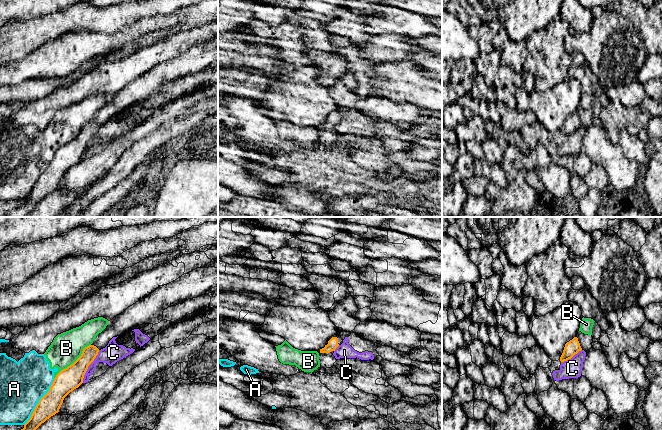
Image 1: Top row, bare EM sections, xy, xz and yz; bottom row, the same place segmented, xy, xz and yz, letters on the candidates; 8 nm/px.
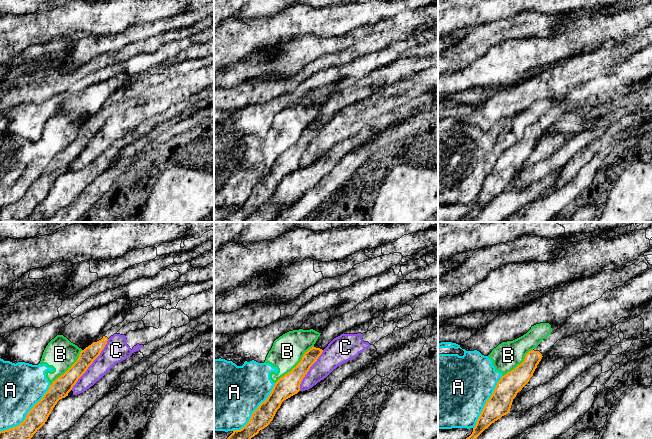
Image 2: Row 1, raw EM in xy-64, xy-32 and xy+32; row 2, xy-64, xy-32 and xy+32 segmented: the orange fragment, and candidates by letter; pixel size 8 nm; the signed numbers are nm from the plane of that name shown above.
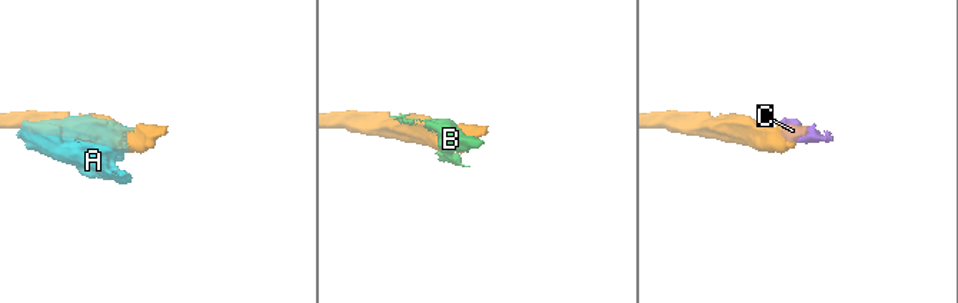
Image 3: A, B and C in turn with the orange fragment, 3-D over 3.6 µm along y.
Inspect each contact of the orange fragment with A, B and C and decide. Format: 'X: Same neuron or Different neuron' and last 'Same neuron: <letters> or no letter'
A: Different neuron
B: Different neuron
C: Different neuron
Same neuron: no letter

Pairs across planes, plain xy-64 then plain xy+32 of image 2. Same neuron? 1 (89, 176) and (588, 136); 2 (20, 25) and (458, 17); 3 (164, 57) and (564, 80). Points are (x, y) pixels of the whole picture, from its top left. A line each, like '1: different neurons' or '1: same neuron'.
1: same neuron
2: different neurons
3: same neuron

